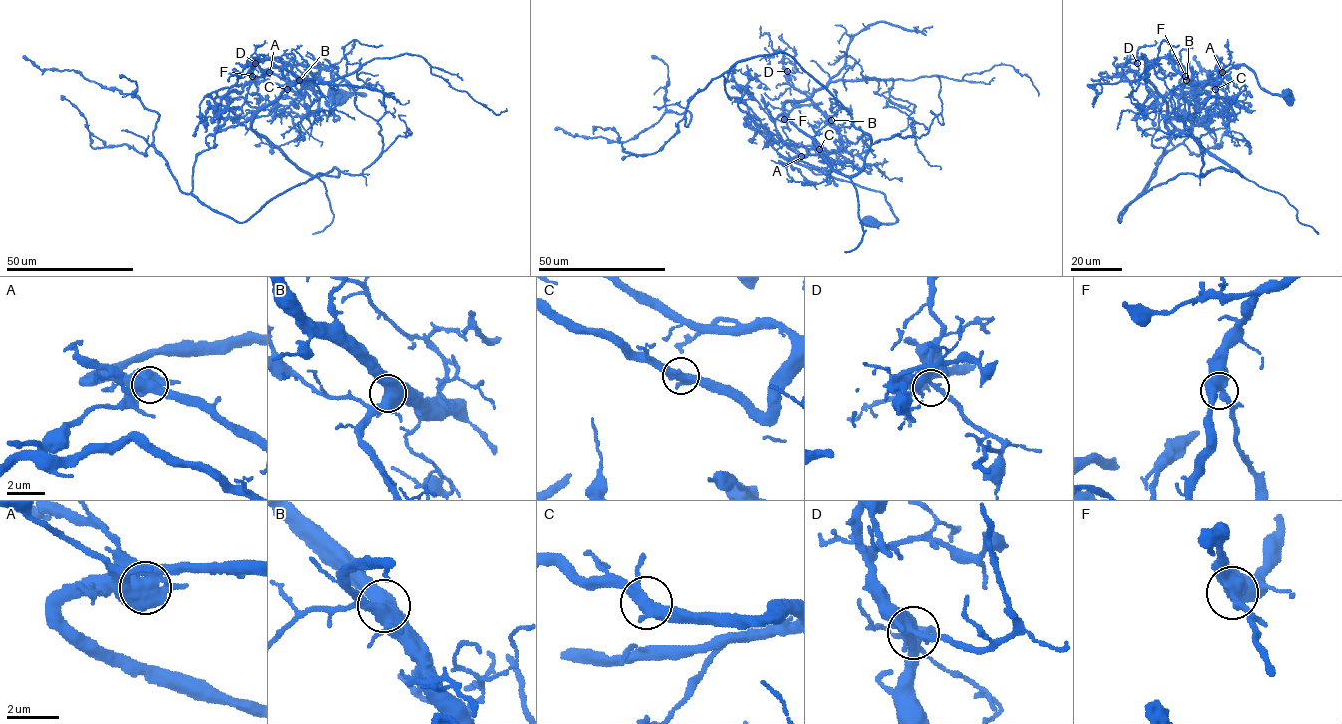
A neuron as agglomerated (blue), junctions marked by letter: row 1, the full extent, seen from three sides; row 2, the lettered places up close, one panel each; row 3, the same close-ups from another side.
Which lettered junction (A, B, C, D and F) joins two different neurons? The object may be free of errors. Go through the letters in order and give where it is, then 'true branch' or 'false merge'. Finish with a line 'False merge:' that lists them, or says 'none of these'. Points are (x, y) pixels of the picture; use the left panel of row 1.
A: at (269, 72); false merge
B: at (299, 80); true branch
C: at (287, 89); true branch
D: at (255, 63); true branch
F: at (252, 76); true branch
False merge: A

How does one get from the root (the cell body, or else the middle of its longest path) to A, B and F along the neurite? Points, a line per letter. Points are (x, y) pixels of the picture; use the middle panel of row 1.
A: (870, 220), (884, 223), (896, 221), (881, 192), (838, 180), (818, 170), (800, 165), (793, 159), (801, 156)
B: (870, 220), (896, 221), (881, 192), (838, 180), (793, 159), (839, 148), (839, 131), (831, 120)
F: (870, 220), (896, 221), (881, 192), (793, 159), (836, 151), (836, 126), (812, 105), (797, 105), (784, 119)

